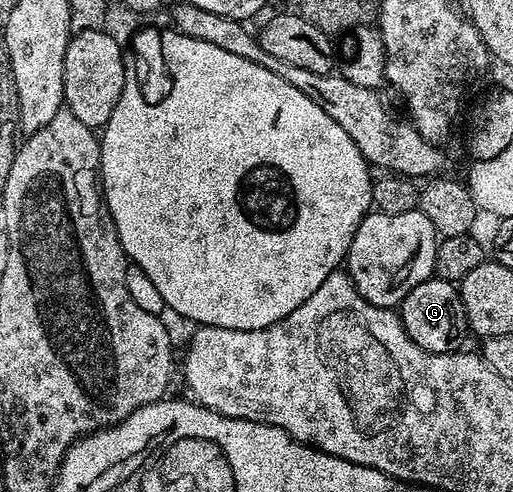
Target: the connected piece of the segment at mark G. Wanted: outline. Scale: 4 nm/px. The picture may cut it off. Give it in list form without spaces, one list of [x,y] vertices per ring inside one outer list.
[[[431,276],[425,283],[417,283],[399,306],[397,312],[409,339],[430,353],[454,353],[464,348],[463,340],[469,337],[465,307],[461,303],[458,284]]]

